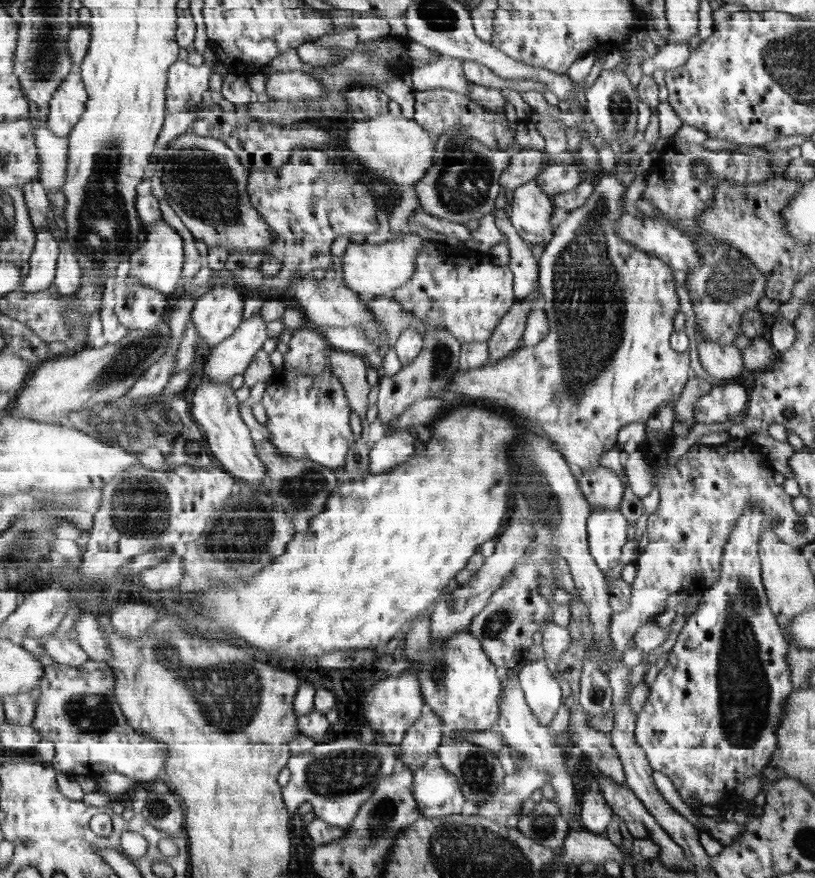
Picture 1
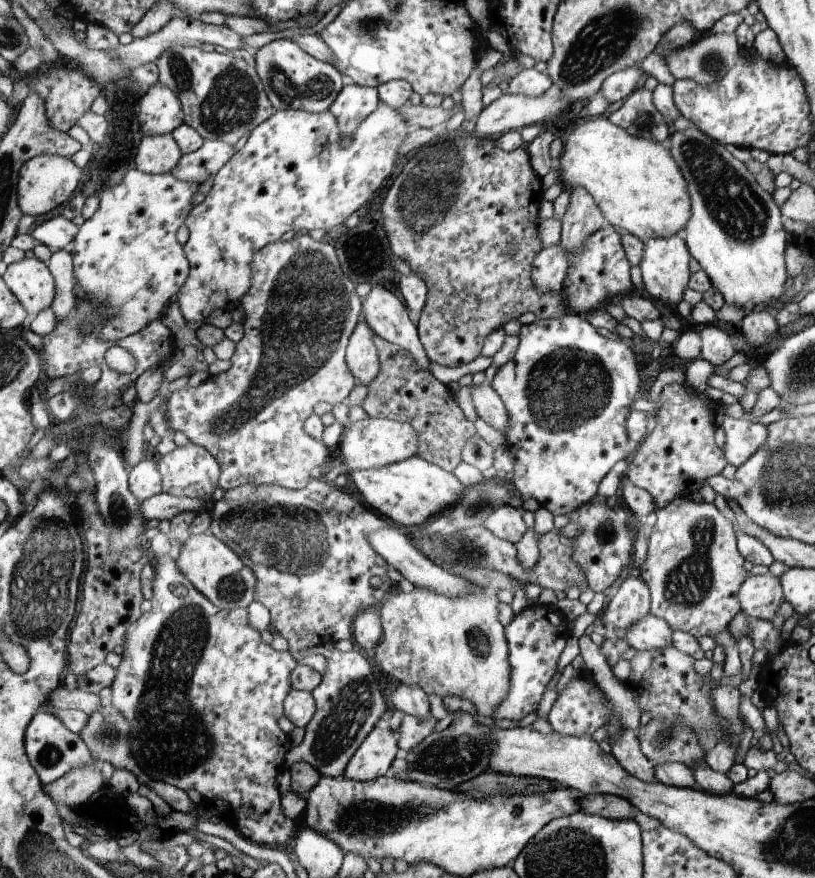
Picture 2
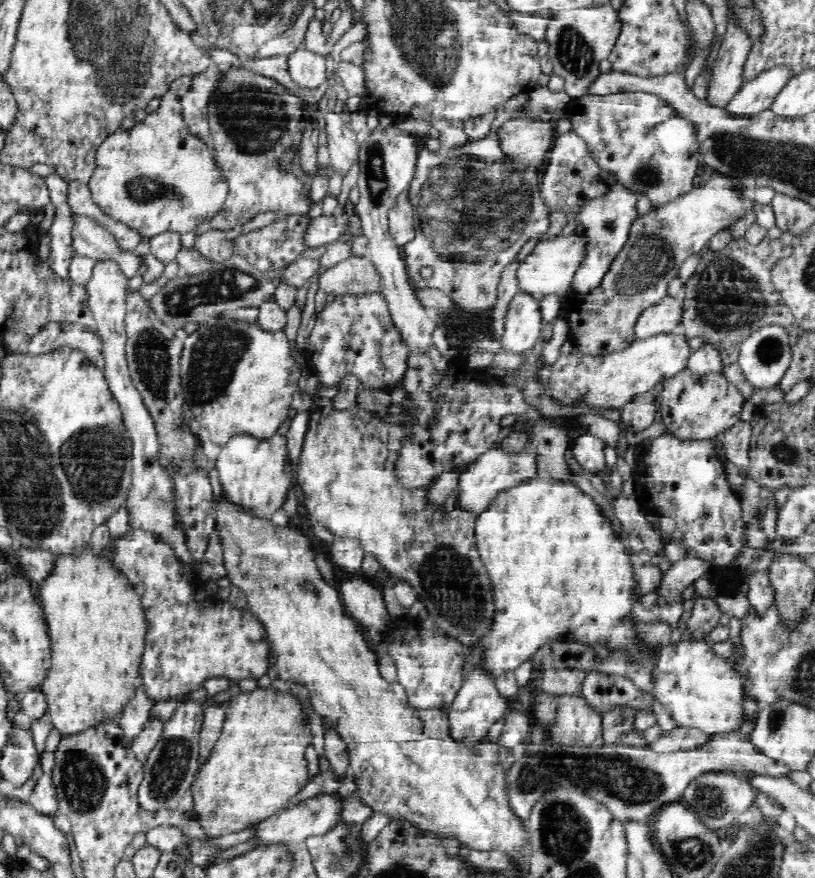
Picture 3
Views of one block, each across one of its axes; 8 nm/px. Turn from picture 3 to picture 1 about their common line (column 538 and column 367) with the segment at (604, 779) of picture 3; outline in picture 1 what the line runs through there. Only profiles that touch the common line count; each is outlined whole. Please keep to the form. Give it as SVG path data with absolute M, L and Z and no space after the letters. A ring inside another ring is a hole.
M335 740L331 744L319 742L307 754L295 754L289 760L289 770L293 774L291 784L283 790L285 804L291 812L297 812L301 804L311 804L317 818L325 820L331 826L349 830L361 806L365 806L371 796L377 792L381 780L393 776L401 766L401 746L389 746L383 742L357 744L357 740Z

